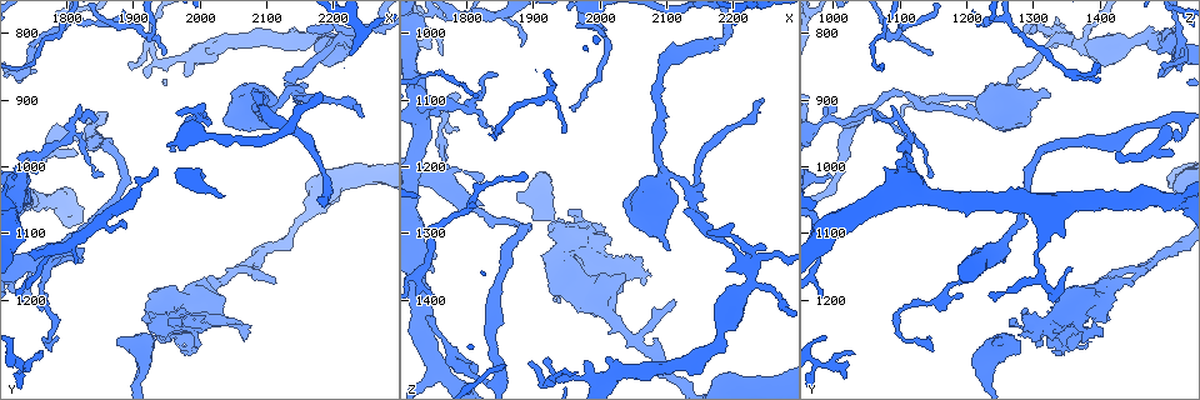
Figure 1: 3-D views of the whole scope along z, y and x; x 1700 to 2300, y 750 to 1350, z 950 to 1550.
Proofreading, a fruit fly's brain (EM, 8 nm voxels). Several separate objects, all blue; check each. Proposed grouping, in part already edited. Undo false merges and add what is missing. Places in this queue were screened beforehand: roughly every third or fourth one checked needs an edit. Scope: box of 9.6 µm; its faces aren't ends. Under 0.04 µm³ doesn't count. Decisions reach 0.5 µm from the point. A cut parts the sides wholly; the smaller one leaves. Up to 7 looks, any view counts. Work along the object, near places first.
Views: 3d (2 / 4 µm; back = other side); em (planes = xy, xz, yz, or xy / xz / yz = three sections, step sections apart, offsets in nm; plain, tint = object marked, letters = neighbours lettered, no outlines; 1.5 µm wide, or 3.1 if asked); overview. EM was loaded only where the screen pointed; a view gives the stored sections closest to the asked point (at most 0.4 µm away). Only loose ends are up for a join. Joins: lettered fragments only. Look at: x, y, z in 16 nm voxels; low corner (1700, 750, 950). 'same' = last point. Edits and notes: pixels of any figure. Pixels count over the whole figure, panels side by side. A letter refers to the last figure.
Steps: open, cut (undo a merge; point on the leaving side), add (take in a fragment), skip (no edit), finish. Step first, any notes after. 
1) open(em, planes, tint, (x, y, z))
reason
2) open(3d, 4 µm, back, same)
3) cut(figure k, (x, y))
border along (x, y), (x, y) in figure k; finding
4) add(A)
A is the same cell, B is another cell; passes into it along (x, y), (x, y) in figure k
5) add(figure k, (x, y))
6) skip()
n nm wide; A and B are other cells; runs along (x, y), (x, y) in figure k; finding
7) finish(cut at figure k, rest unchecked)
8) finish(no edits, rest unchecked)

open(em, xz, step 8, tint, (1775, 1140, 1235))
calibre changes

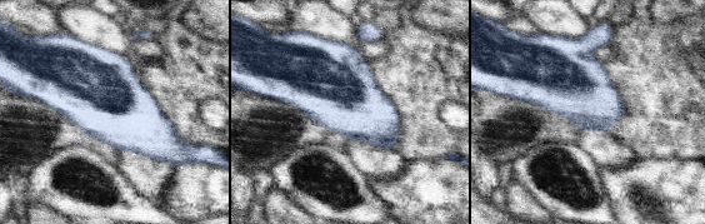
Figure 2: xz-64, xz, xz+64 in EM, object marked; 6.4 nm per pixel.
open(em, planes, letters, same)
another direction

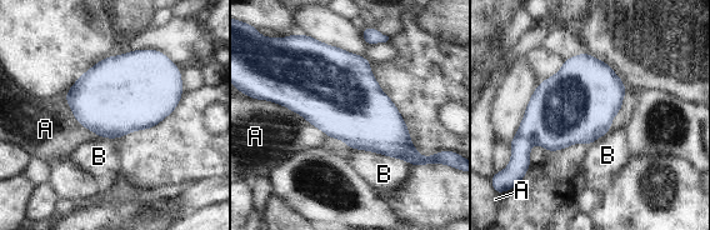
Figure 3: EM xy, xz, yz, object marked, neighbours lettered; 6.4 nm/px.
skip()
A and B are other cells; all the same neuron

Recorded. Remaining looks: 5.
open(em, yz, step 4, letters, (1965, 975, 1115))
tapers out

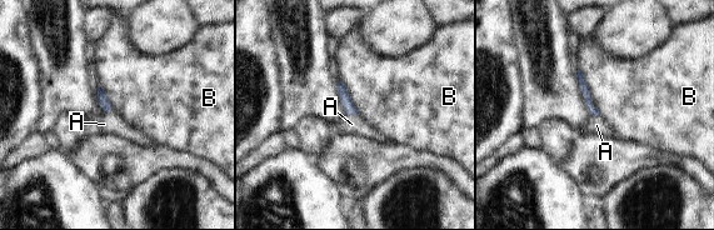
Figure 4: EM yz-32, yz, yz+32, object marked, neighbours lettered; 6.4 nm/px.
add(A)
B touches over 240 nm; A is the same cell, B is another cell; the neuron continues

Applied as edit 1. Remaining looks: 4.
open(overview)
see it whole again

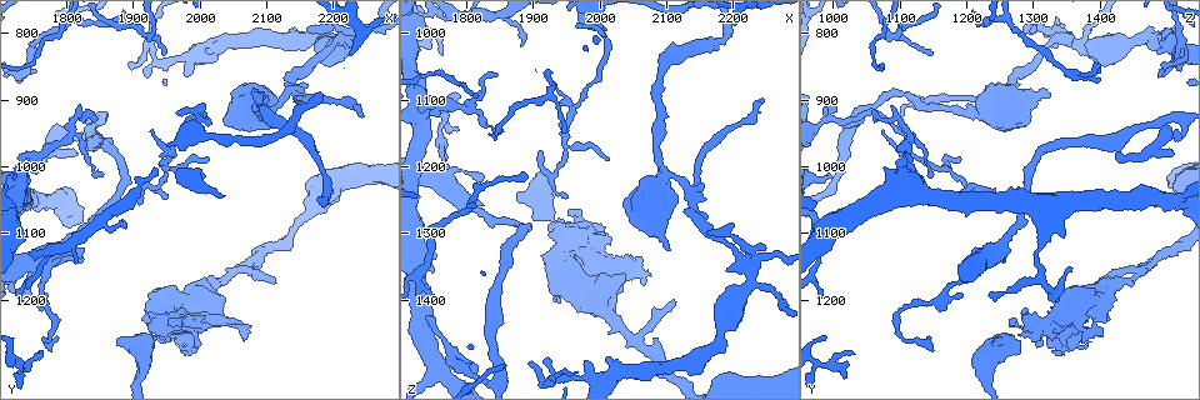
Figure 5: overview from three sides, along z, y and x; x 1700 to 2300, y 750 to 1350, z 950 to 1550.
open(3d, 4 µm, back, (2100, 920, 1220))
thick turns thin

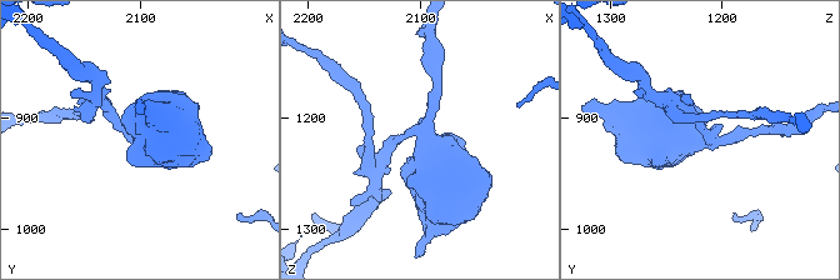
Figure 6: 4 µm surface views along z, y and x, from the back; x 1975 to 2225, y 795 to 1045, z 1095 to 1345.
open(em, planes, letters, (2096, 918, 1214))

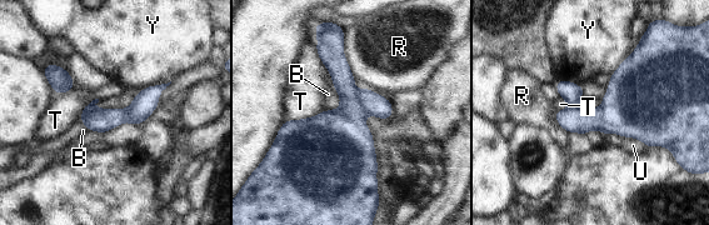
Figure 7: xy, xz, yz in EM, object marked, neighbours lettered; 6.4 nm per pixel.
cut(figure 7, (341, 135))
160 nm wide; B, R, T, U and Y are other cells; border along (357, 90), (359, 104), (367, 114) in figure 7; a second neuron is stuck on

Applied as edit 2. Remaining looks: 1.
finish(add at figure 4, cut at figure 7, rest unchecked)

